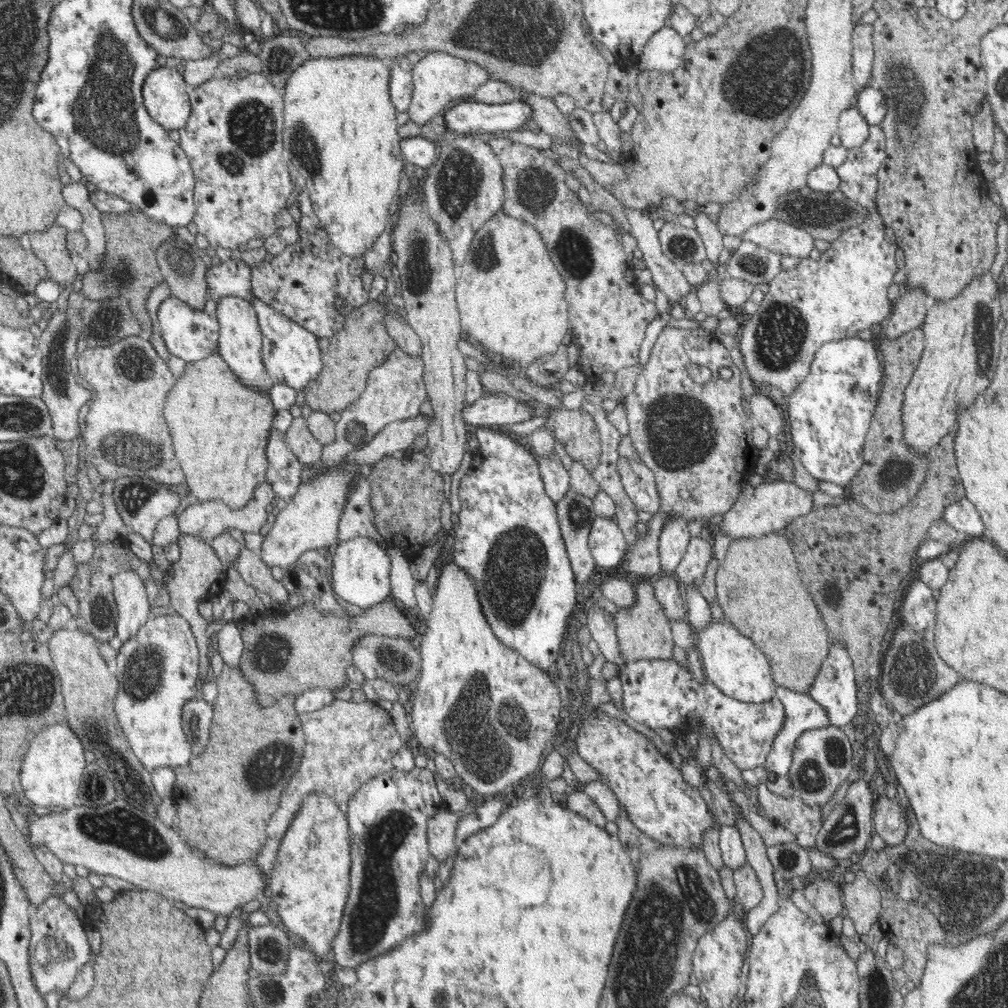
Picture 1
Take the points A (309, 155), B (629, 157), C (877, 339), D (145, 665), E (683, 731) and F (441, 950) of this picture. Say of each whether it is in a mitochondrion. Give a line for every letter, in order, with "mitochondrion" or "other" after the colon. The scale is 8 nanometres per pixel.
A: mitochondrion
B: other
C: other
D: mitochondrion
E: other
F: other

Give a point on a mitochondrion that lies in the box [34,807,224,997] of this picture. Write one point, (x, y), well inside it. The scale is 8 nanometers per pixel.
(126, 950)

